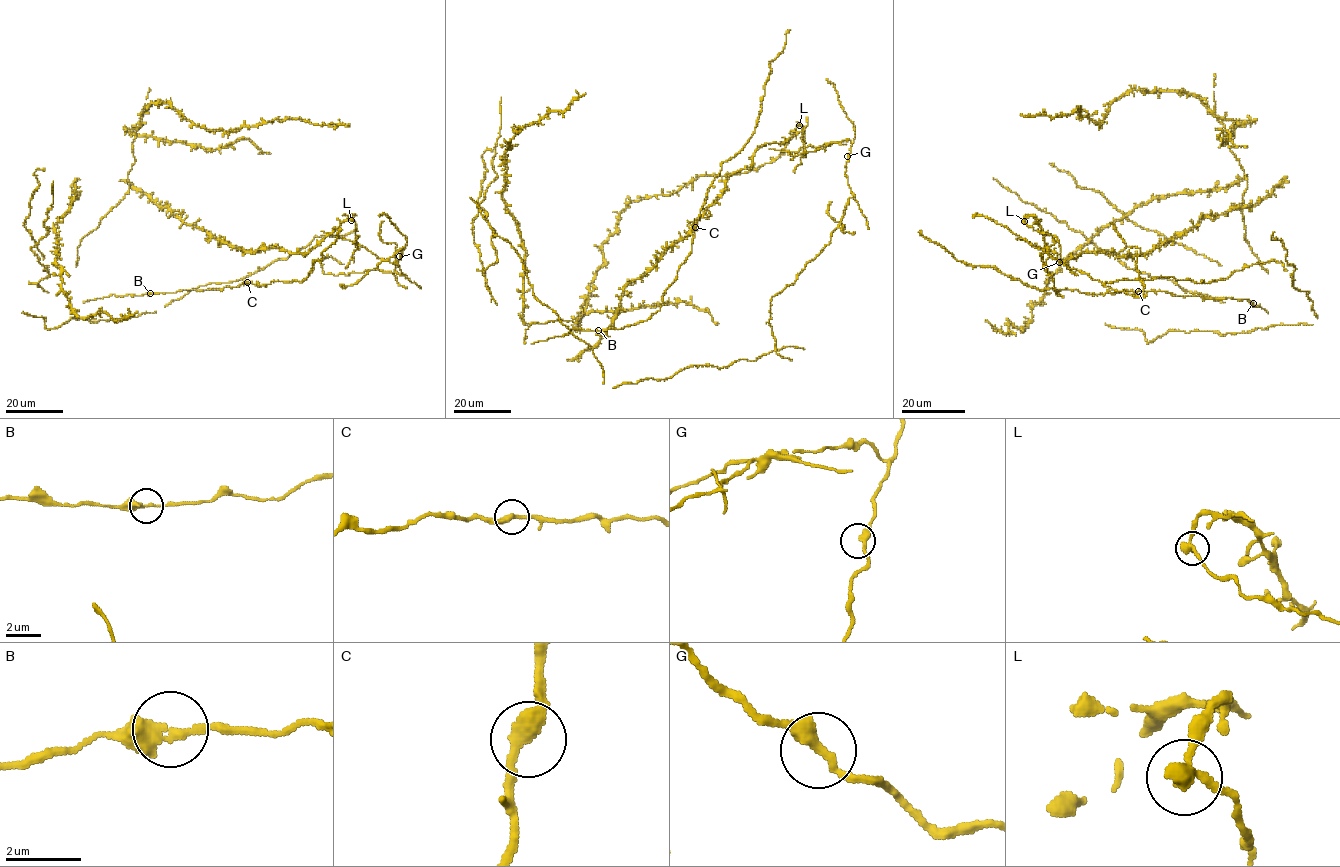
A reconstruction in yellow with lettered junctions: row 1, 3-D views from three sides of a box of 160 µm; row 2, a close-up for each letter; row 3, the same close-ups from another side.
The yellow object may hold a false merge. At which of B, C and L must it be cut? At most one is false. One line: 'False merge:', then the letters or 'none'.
False merge: L

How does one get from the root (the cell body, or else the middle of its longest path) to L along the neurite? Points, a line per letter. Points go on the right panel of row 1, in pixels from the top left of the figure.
L: (1058, 262), (1044, 251), (1041, 256), (1044, 265), (1047, 250), (1060, 253), (1057, 239), (1024, 221)

